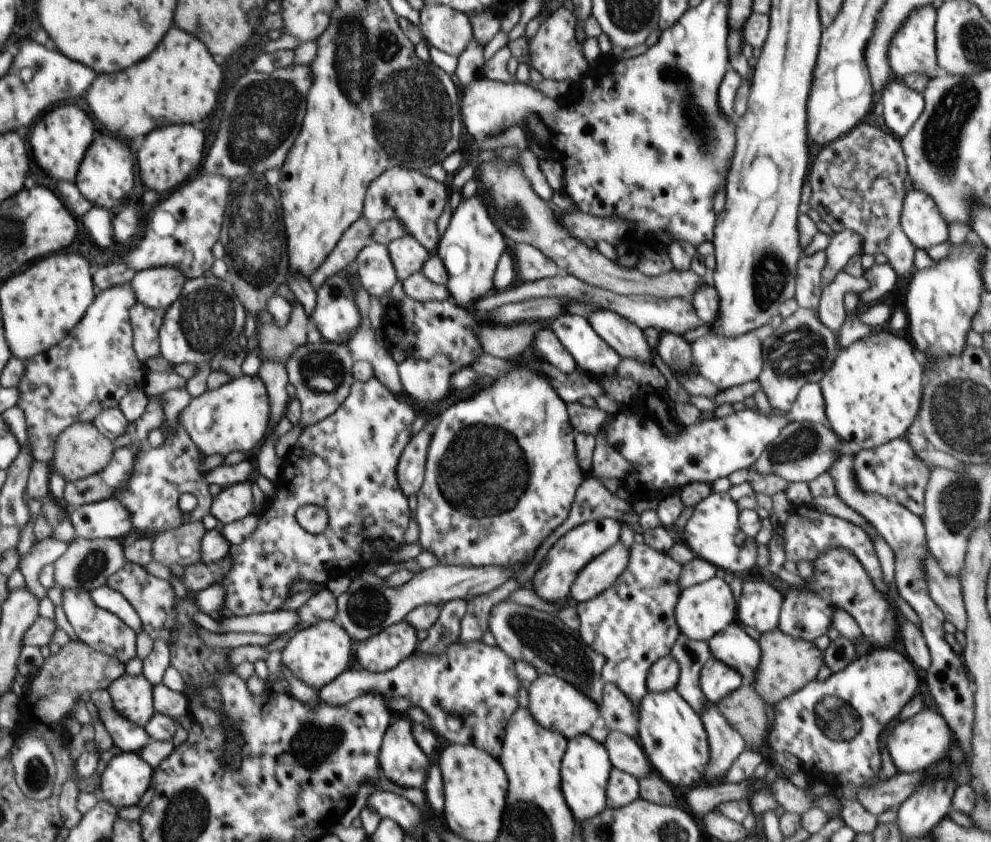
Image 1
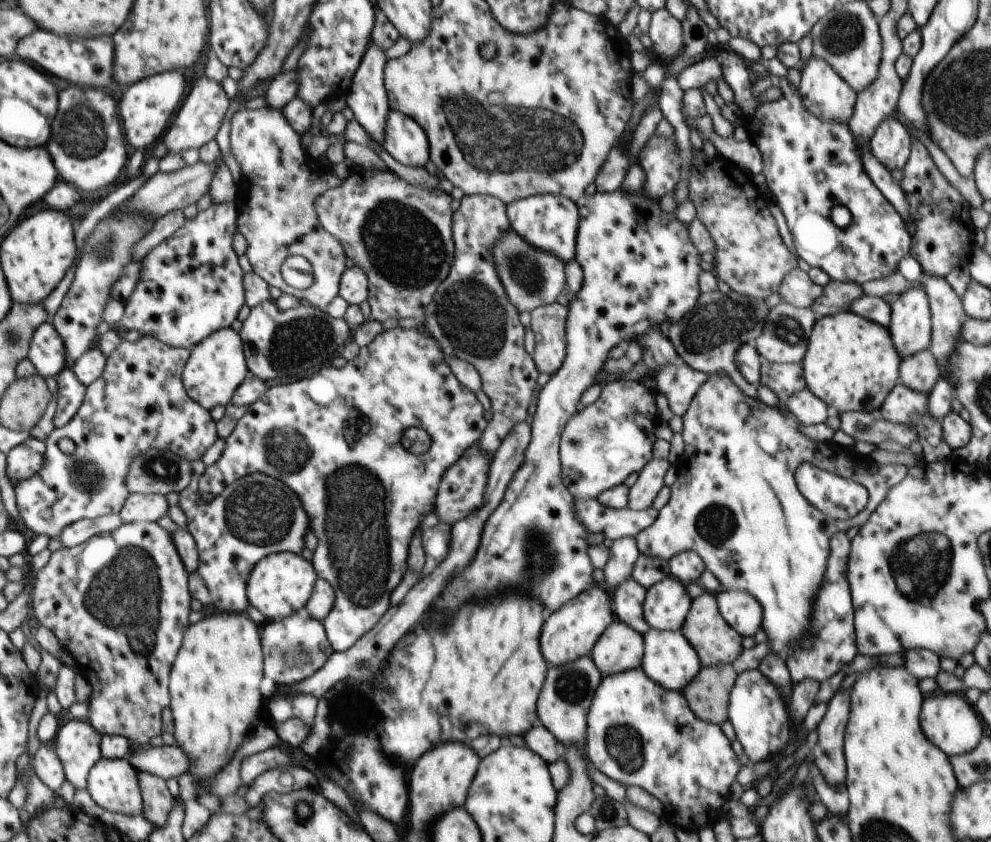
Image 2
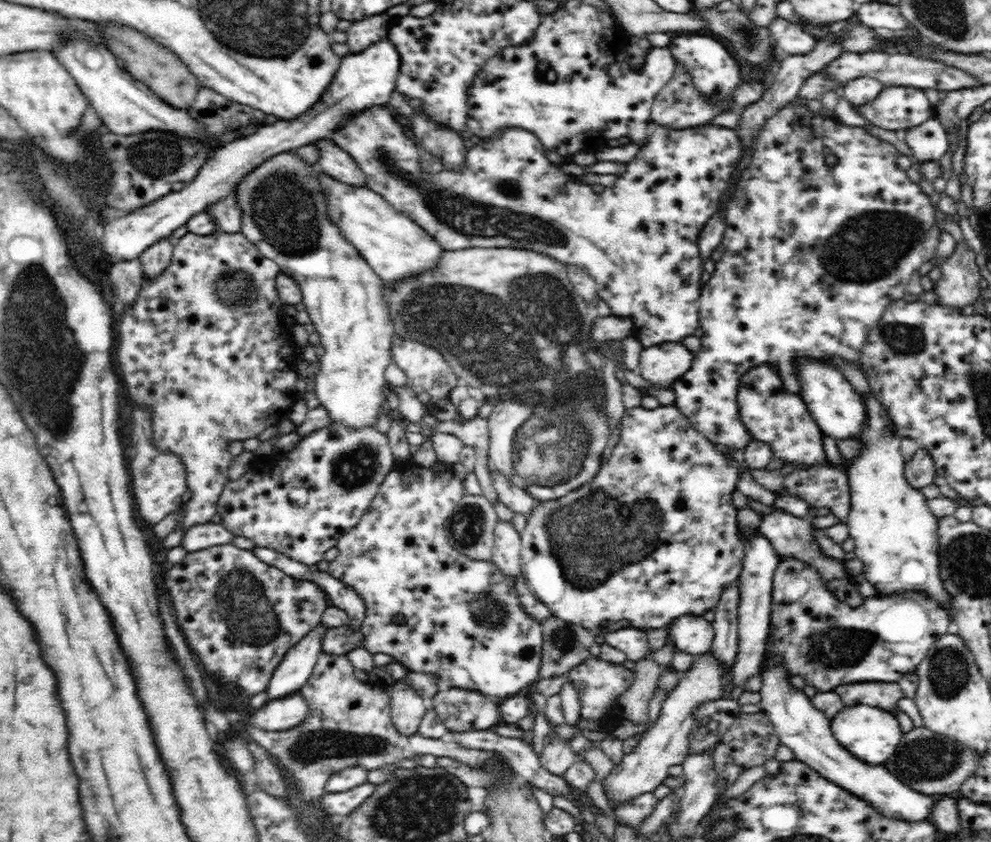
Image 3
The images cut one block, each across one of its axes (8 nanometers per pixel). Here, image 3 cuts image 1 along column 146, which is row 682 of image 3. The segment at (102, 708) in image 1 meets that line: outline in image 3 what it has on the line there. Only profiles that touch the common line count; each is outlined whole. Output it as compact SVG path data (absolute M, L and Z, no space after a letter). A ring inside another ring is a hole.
M760 532L752 535L746 542L742 572L739 576L737 586L739 586L738 605L738 657L736 663L730 668L733 686L741 687L748 678L758 676L762 663L762 656L765 654L765 645L769 635L770 606L772 604L773 576L780 562L780 557L772 543Z

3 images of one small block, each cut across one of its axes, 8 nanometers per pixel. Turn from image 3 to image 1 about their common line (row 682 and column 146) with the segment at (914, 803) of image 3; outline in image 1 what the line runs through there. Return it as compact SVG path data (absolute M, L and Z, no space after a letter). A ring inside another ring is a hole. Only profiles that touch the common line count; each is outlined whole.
M122 753L108 762L99 785L104 800L117 810L134 806L150 788L152 766L137 753Z

